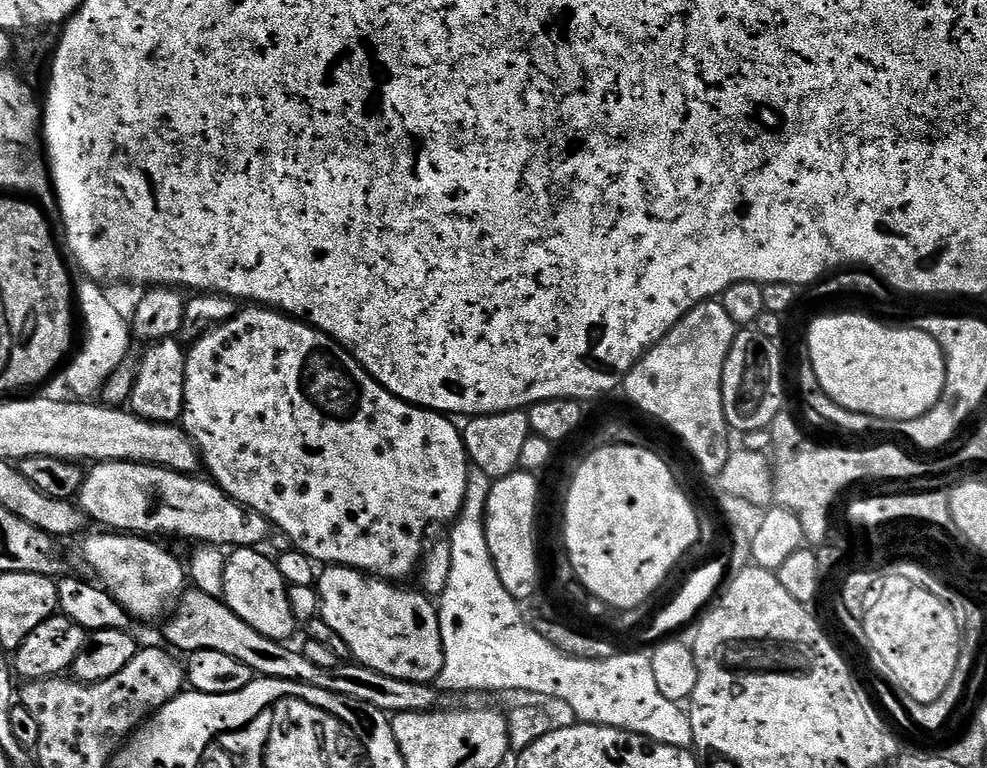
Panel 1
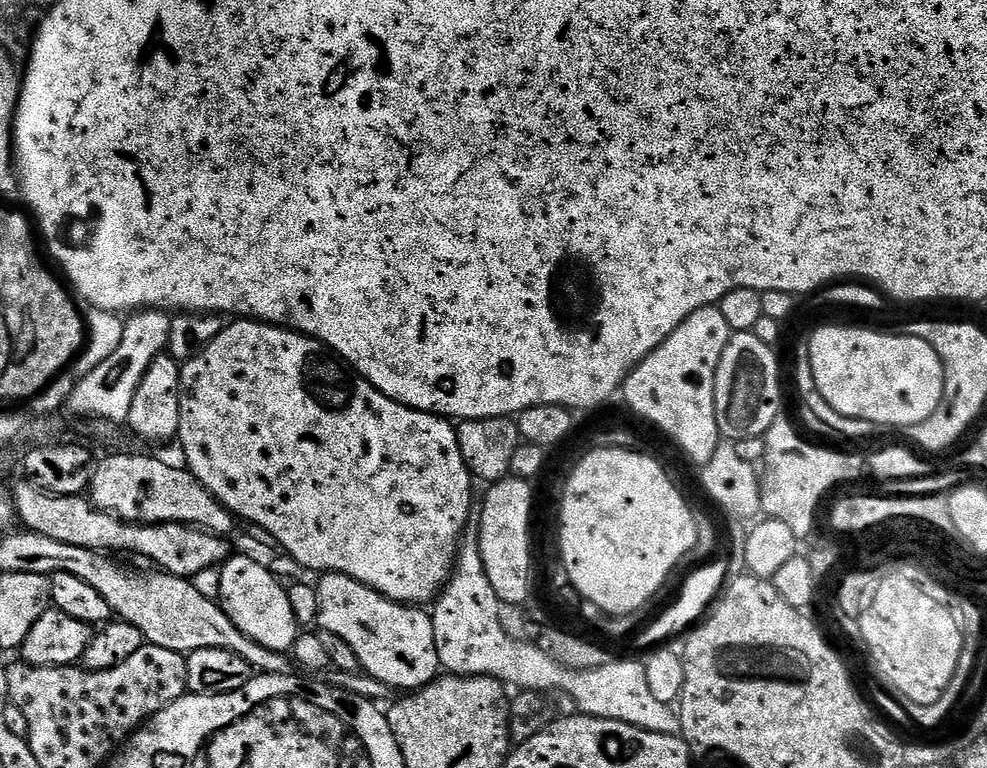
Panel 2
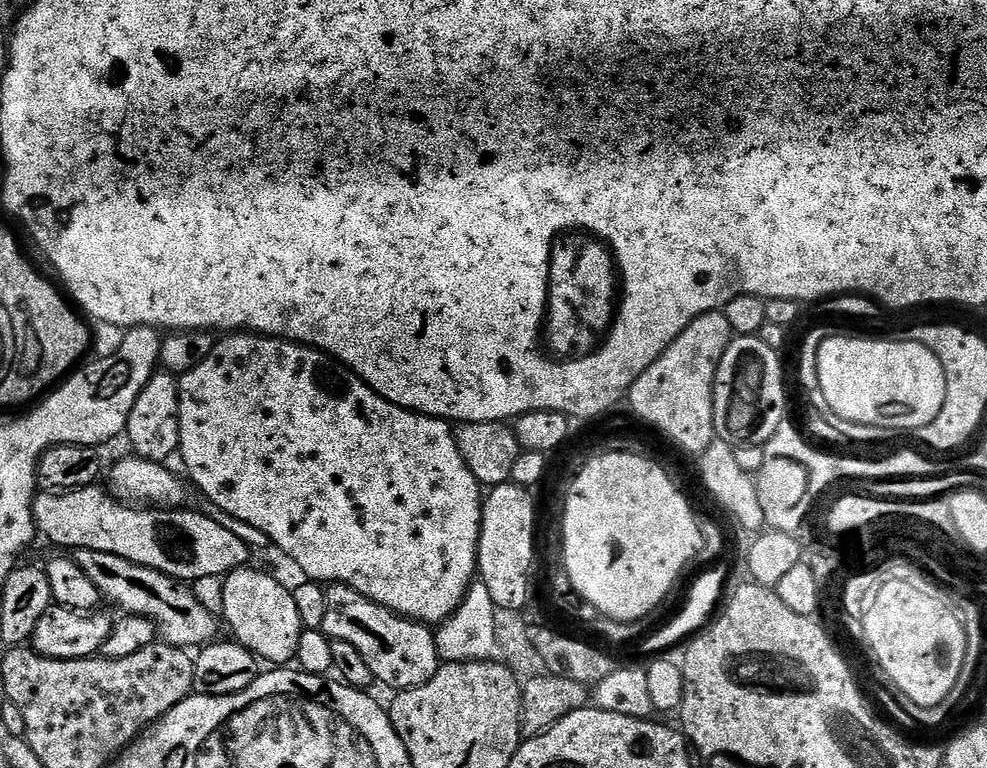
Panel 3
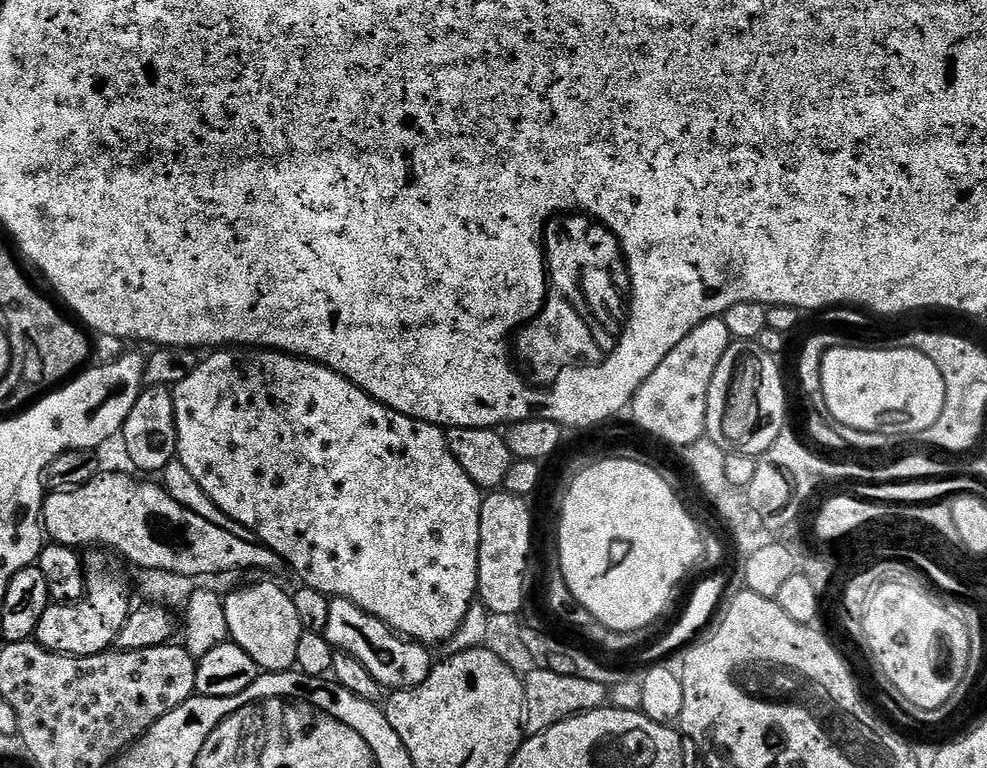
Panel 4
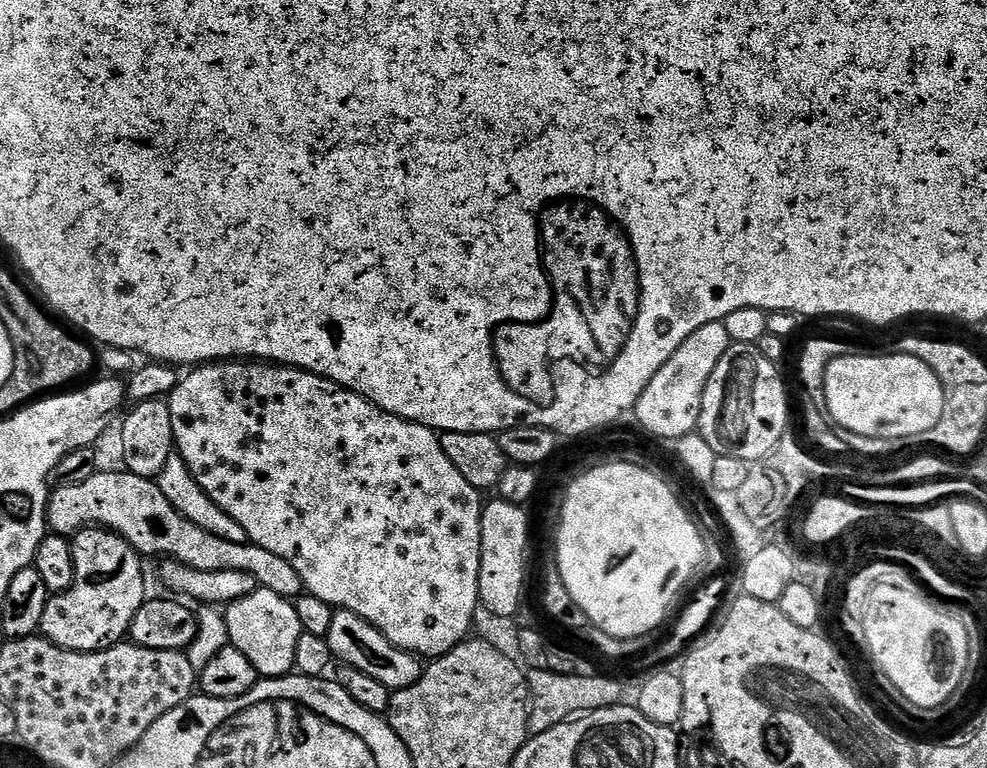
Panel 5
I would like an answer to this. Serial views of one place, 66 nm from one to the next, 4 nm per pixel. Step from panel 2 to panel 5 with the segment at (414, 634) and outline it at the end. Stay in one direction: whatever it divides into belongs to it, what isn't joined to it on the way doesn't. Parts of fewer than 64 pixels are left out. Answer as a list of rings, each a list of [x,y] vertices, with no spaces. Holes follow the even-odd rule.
[[[333,611],[333,621],[326,639],[333,657],[340,664],[349,664],[351,668],[362,670],[362,674],[370,674],[370,678],[382,682],[382,686],[395,690],[409,688],[414,682],[418,682],[422,671],[421,661],[412,653],[404,652],[391,644],[373,624],[358,618],[358,614]]]

